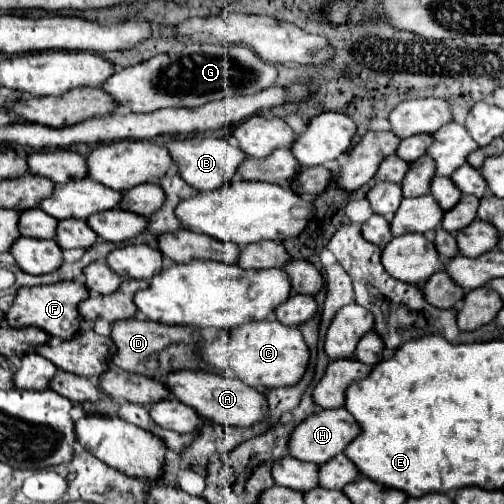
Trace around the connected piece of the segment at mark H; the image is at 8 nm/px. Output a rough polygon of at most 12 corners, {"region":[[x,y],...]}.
{"region":[[344,407],[294,429],[290,455],[324,465],[362,429]]}

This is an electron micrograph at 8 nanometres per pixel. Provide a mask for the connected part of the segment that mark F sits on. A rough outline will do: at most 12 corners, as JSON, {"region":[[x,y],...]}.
{"region":[[76,281],[22,287],[6,313],[10,327],[38,327],[72,339],[78,305]]}

